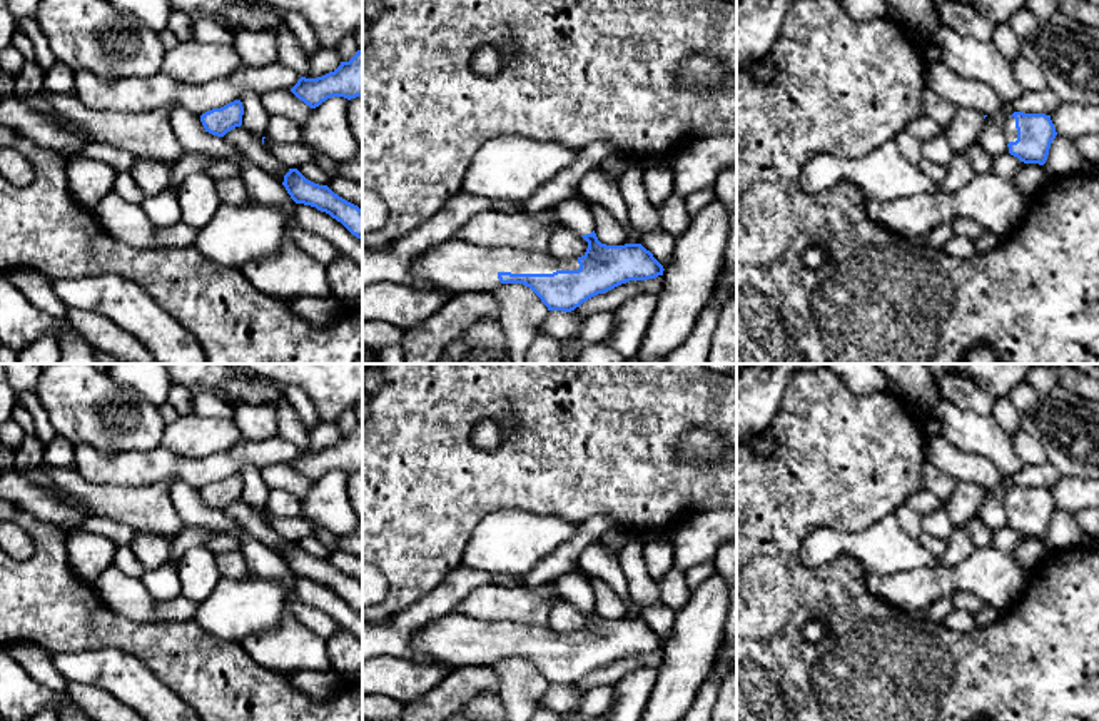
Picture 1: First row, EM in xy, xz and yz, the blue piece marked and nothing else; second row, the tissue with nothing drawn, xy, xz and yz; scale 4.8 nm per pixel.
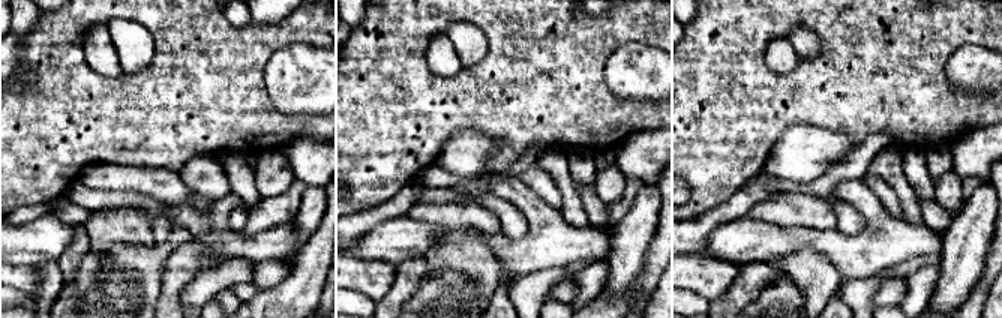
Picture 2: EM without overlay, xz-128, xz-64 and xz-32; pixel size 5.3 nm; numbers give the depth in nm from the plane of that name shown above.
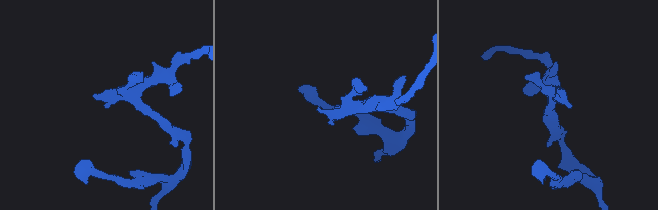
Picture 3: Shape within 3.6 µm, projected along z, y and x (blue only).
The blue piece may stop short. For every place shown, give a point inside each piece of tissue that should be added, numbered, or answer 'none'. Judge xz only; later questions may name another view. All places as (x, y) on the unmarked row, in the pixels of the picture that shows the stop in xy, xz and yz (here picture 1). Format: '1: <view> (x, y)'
1: xz (575, 588)
2: xz (456, 640)

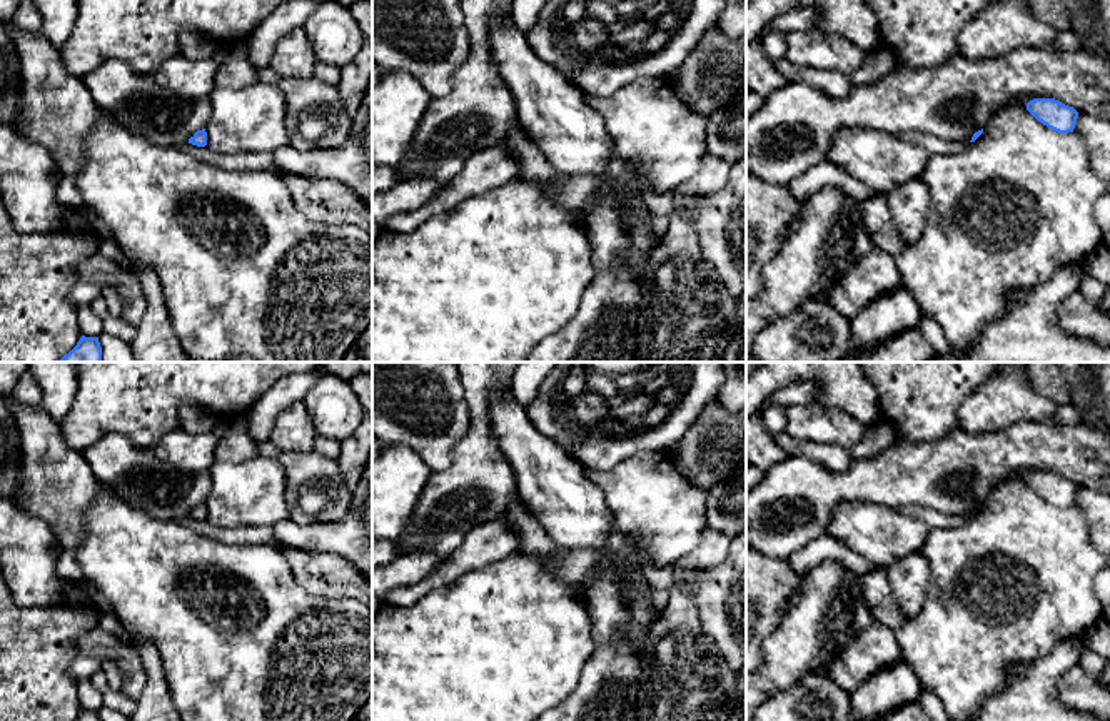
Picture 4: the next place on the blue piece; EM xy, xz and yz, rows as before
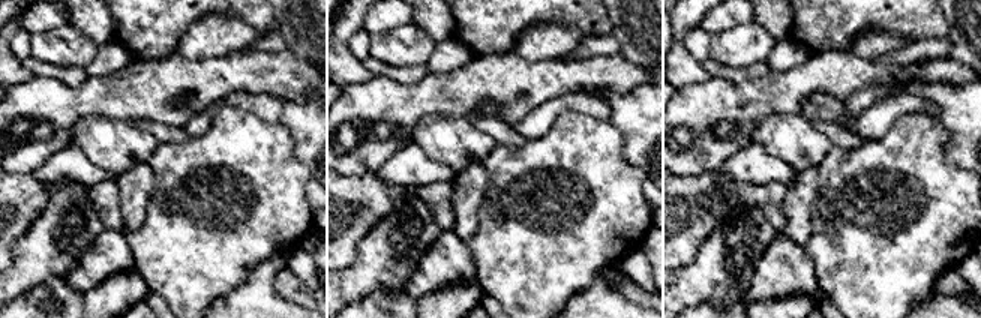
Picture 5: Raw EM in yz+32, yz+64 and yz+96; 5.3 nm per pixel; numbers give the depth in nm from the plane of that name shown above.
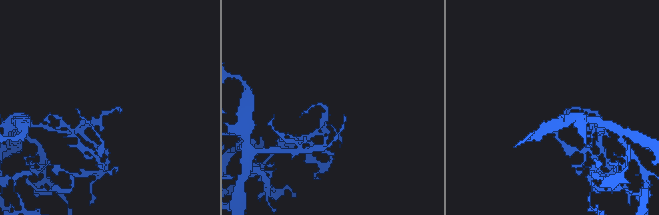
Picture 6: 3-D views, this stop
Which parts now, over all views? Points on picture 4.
none

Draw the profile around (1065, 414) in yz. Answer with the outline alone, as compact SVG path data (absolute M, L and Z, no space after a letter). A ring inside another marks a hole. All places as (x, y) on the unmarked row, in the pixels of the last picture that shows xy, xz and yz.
M1068 402L1068 404L1058 406L1057 412L1052 417L1048 417L1047 421L1067 426L1067 424L1080 422L1080 416L1078 416L1077 407Z

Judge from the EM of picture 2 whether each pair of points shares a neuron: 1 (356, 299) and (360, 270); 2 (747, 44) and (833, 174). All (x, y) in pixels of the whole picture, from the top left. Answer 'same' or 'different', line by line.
1: different
2: different

